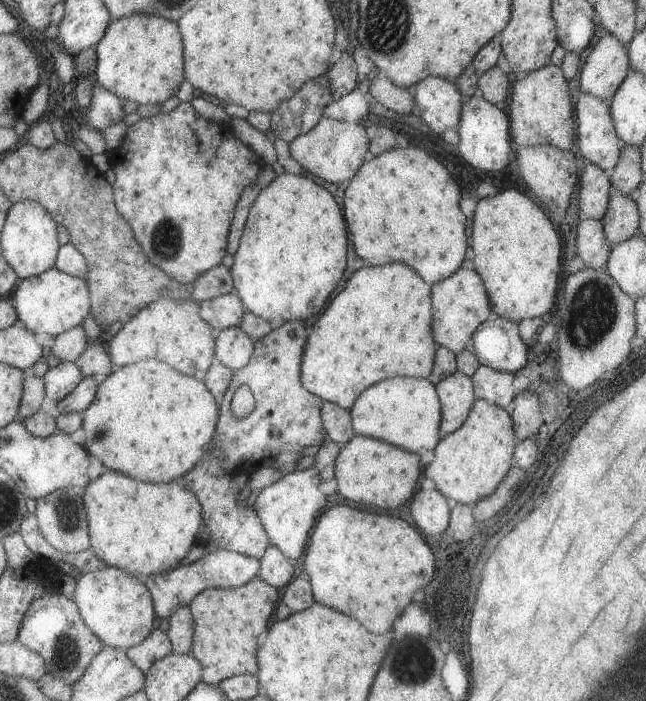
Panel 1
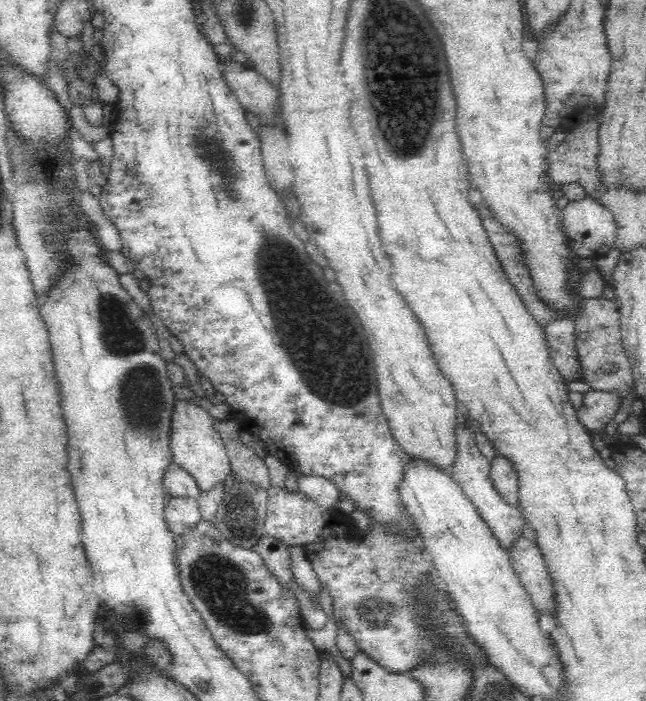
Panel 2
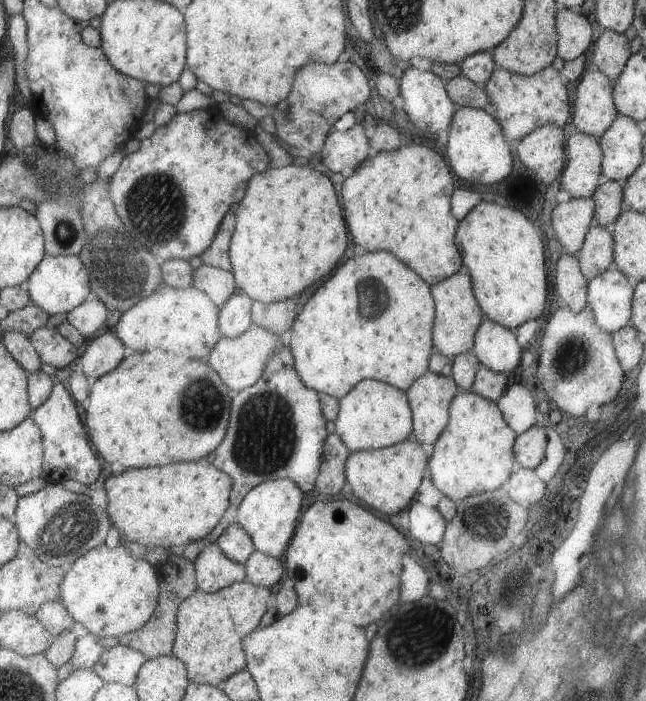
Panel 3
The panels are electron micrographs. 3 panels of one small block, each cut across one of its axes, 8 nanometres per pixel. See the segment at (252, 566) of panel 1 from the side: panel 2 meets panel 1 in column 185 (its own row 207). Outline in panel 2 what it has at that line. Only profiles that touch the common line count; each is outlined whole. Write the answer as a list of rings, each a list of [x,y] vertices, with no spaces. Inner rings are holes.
[[[591,196],[580,201],[569,201],[563,215],[574,253],[580,258],[604,257],[616,244],[614,213]]]

